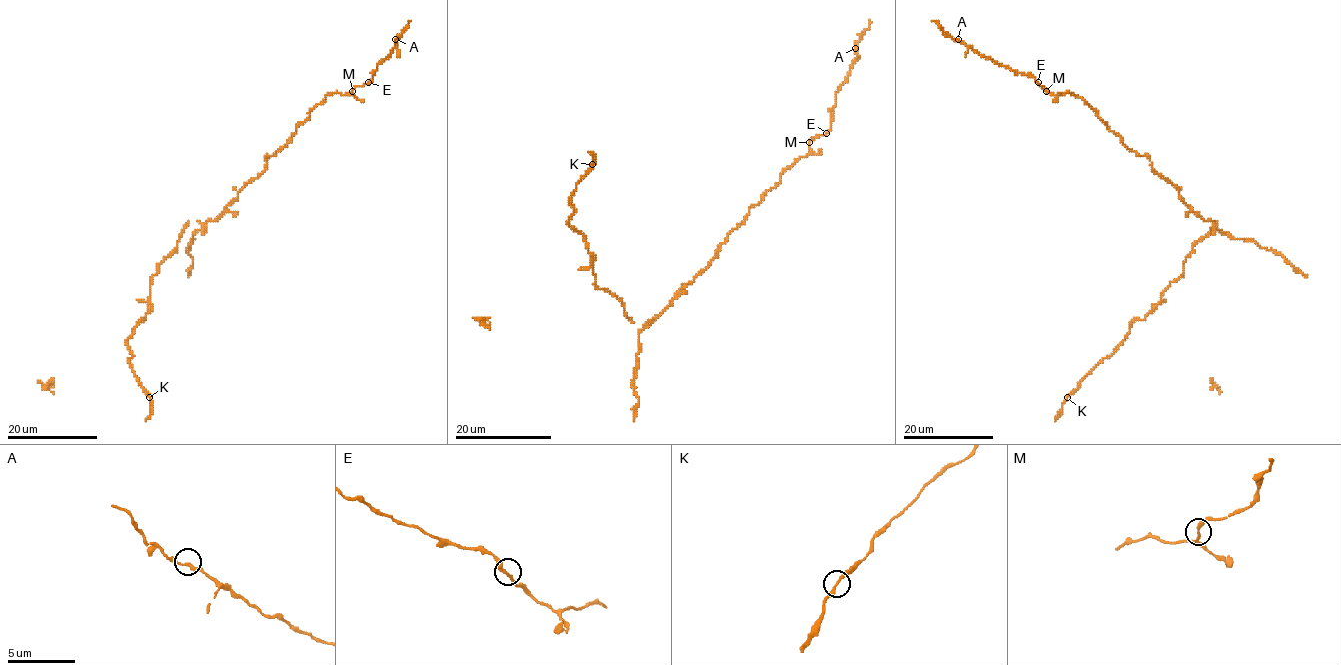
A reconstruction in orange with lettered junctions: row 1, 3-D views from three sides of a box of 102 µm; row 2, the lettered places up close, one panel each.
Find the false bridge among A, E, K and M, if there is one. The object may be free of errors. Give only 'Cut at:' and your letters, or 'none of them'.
Cut at: none of them

